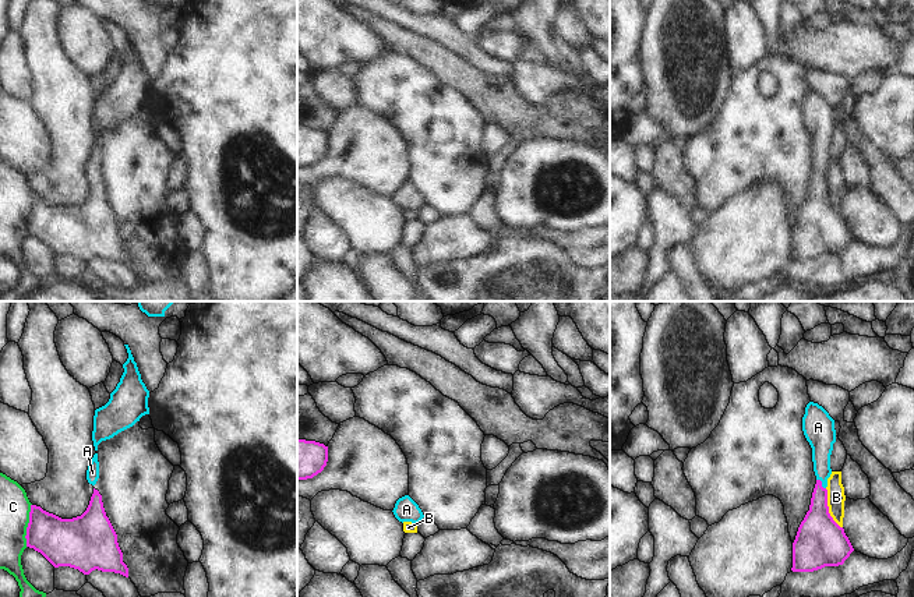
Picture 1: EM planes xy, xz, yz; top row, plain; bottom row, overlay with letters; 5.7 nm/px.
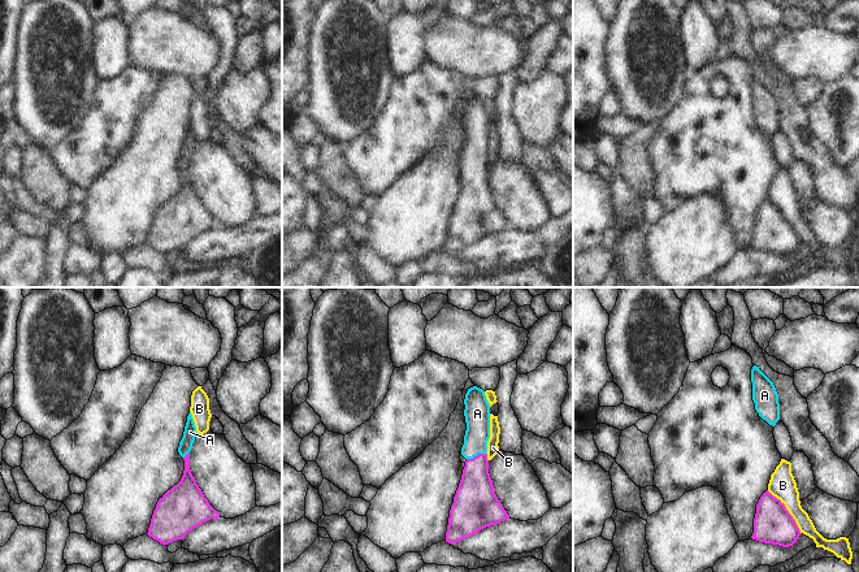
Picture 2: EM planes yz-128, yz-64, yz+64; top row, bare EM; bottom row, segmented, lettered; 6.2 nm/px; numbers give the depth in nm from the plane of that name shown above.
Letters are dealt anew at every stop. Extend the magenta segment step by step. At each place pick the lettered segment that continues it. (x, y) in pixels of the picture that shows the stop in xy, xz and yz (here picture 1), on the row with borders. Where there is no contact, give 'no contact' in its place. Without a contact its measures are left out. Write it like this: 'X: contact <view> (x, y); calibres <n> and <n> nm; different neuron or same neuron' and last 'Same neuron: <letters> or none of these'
A: contact yz (821, 483); calibres 190 and 140 nm; same neuron
B: contact yz (828, 508); calibres 280 and 100 nm; different neuron
C: contact xy (28, 525); calibres 280 and 180 nm; different neuron
Same neuron: A

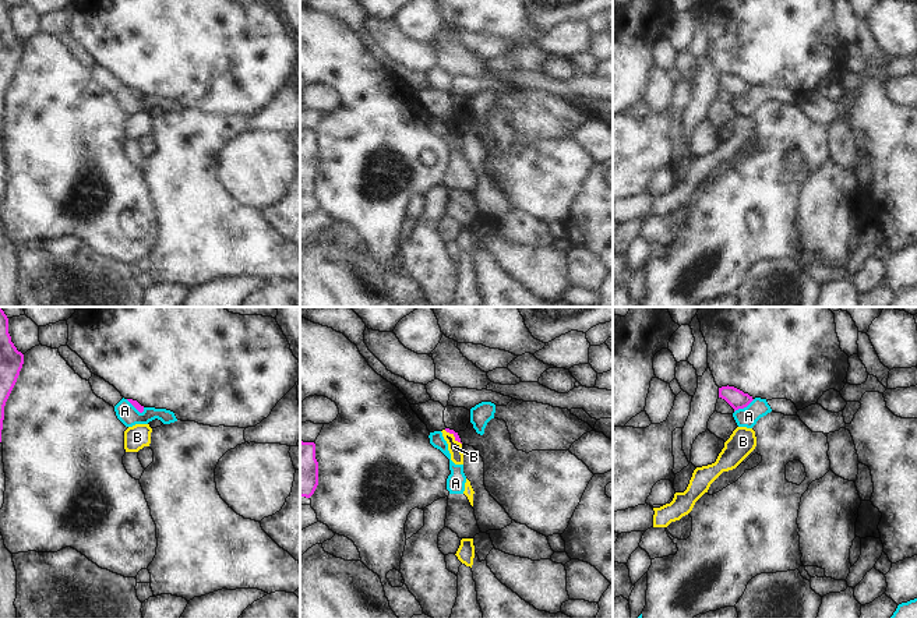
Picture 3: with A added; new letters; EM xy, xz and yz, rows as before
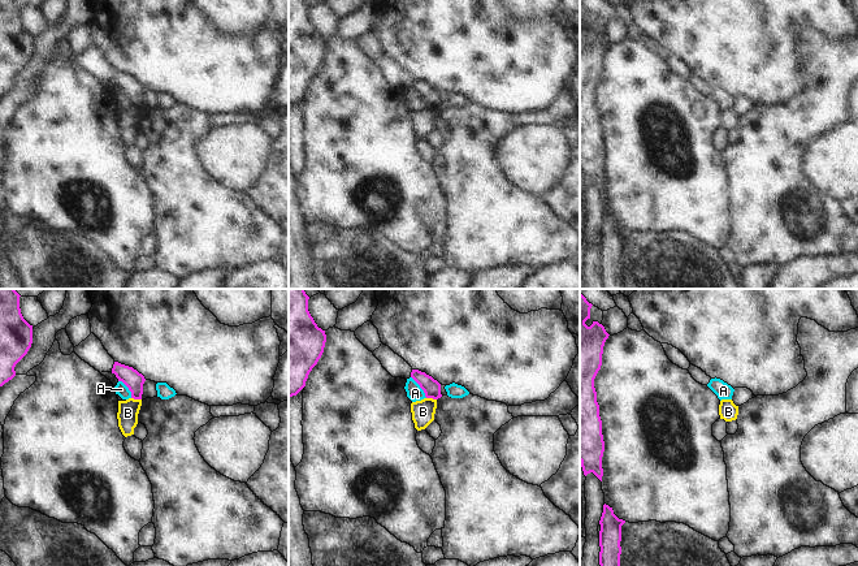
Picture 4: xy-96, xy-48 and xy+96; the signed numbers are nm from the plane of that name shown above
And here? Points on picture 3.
A: contact yz (744, 406); calibres 110 and 120 nm; different neuron
B: contact xz (454, 435); calibres 30 and 80 nm; different neuron
Same neuron: none of these

